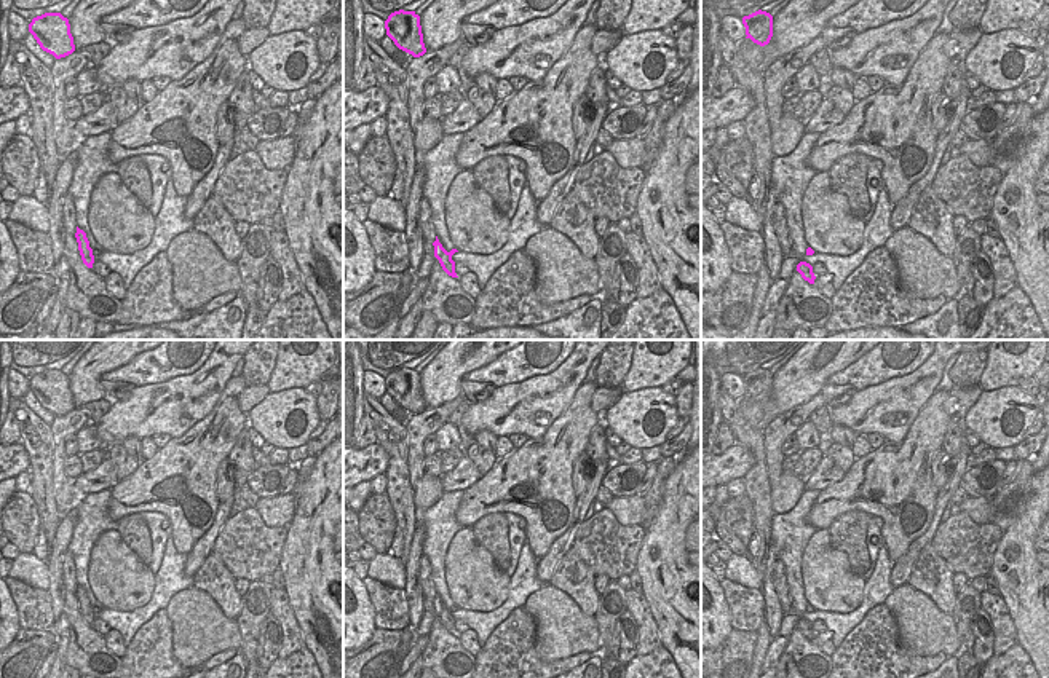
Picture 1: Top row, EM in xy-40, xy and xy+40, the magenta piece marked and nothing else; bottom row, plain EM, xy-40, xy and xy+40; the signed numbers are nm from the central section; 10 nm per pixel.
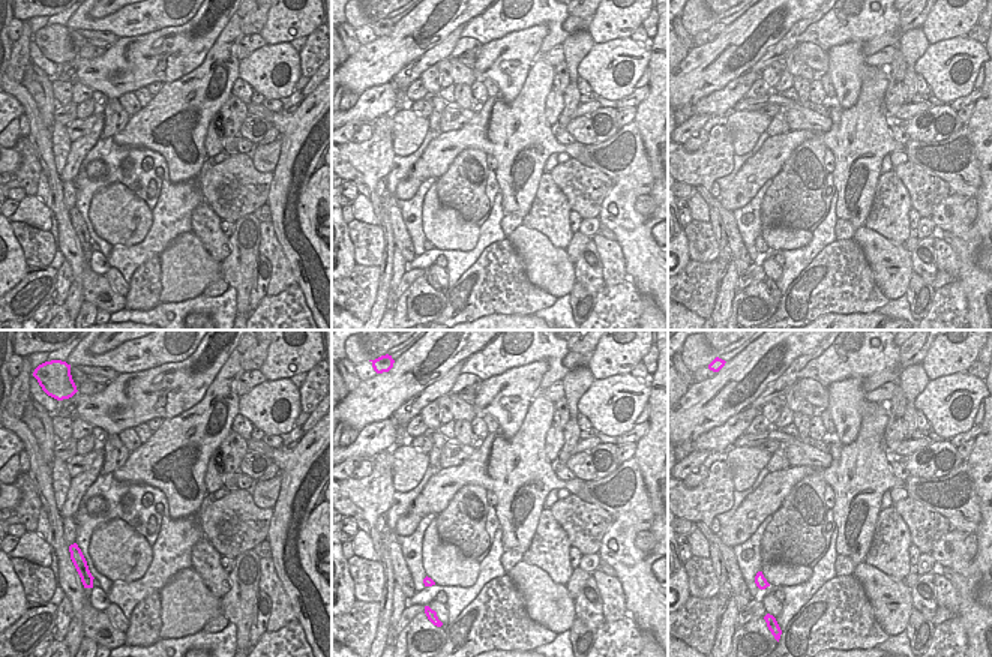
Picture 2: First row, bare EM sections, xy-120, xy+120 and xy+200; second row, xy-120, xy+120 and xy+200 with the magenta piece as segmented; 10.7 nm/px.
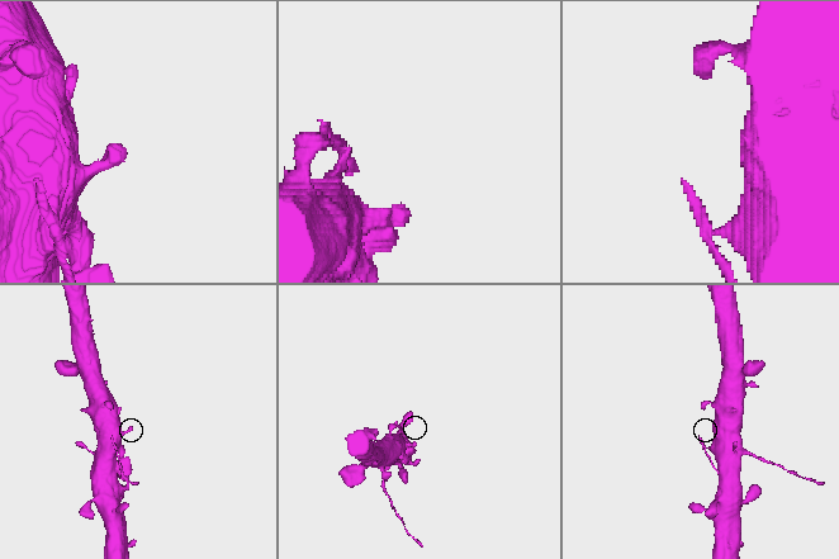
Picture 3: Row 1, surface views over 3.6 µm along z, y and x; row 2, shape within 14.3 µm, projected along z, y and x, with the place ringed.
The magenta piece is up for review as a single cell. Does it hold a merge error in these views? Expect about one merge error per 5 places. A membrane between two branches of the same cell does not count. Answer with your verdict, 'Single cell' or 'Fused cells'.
Single cell

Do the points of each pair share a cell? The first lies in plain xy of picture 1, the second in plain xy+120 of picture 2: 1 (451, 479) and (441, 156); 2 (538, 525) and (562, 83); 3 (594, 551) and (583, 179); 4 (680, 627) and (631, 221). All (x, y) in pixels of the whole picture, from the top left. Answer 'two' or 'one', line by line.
1: two
2: two
3: one
4: one

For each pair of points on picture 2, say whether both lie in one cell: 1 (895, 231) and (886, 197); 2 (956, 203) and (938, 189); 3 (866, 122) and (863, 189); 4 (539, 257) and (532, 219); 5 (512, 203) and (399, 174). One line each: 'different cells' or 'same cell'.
1: same cell
2: different cells
3: same cell
4: different cells
5: different cells

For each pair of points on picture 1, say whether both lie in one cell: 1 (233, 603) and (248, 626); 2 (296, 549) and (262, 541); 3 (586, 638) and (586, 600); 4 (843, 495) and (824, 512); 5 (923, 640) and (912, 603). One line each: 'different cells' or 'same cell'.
1: different cells
2: different cells
3: different cells
4: same cell
5: same cell

